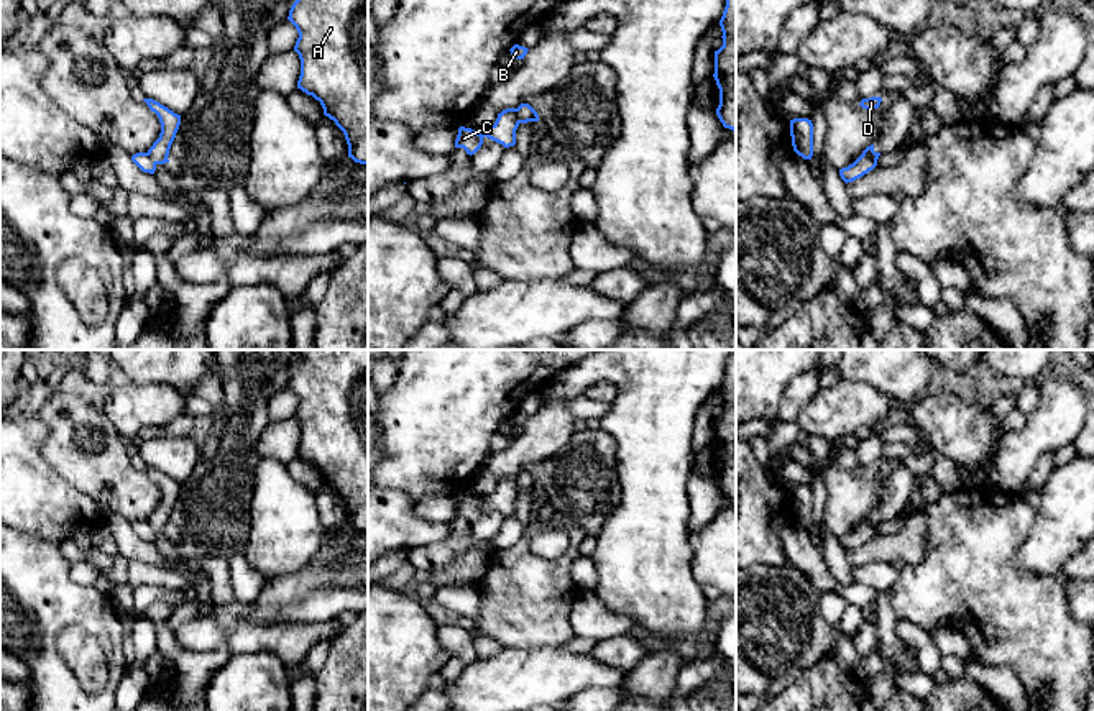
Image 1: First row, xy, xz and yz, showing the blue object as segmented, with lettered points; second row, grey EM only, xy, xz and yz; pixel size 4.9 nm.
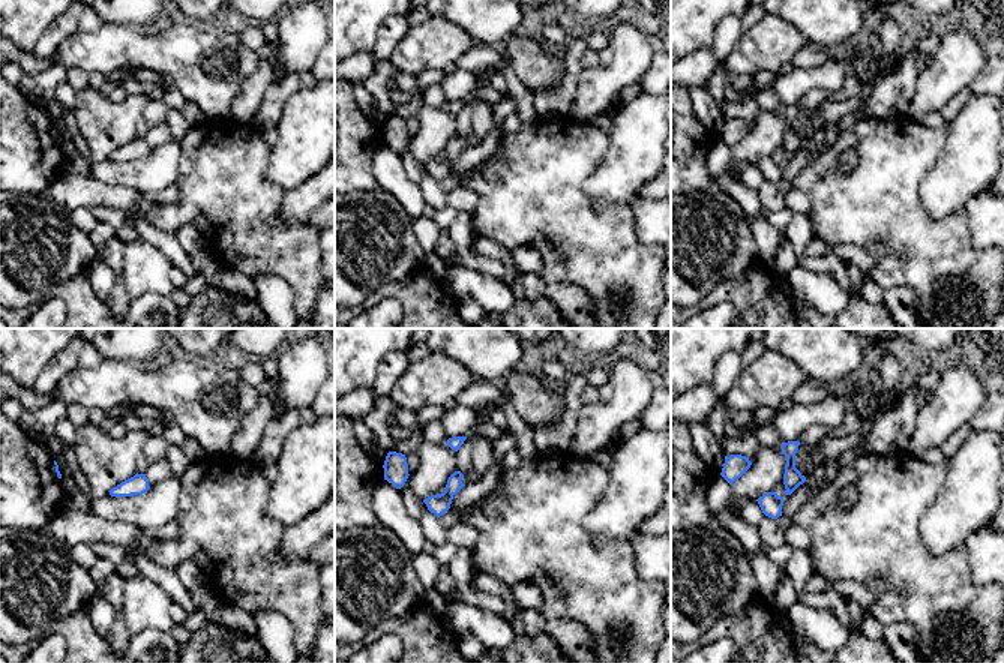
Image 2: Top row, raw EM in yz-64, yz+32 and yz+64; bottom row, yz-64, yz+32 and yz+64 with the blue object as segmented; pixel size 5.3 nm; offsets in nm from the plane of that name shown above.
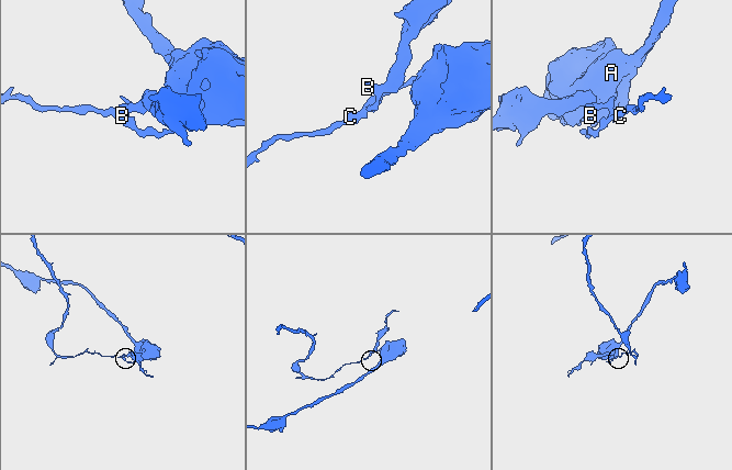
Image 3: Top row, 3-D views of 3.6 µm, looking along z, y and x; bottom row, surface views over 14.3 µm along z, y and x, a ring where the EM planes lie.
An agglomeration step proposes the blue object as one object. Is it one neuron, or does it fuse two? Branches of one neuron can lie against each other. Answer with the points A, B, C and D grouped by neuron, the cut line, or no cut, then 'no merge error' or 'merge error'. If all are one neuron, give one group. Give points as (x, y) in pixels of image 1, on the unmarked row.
A B D / C; cut in xz along (516, 477), (519, 490); merge error

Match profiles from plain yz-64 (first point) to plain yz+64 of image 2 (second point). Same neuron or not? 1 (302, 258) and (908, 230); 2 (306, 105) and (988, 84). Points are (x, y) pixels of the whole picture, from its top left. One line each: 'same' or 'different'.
1: same
2: different

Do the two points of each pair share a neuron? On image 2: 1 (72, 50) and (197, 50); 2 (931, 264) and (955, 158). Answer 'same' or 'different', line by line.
1: same
2: different

